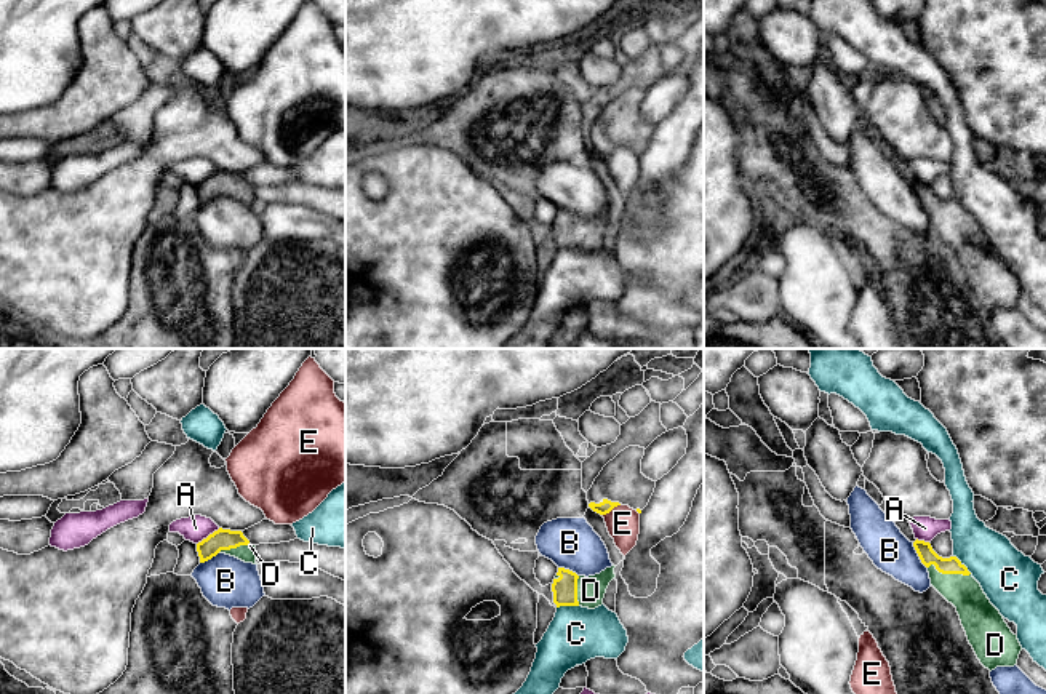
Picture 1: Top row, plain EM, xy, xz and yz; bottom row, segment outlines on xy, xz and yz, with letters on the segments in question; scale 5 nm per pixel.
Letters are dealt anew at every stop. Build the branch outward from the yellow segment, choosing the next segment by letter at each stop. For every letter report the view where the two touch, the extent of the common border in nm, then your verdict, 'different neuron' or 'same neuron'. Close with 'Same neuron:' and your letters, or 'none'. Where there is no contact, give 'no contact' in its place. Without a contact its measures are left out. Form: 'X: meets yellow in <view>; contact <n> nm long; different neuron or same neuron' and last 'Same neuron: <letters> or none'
A: meets yellow in xy; contact 150 nm long; different neuron
B: meets yellow in yz; contact 150 nm long; different neuron
C: meets yellow in xz; contact 110 nm long; different neuron
D: meets yellow in yz; contact 220 nm long; same neuron
E: meets yellow in xz; contact 120 nm long; different neuron
Same neuron: D

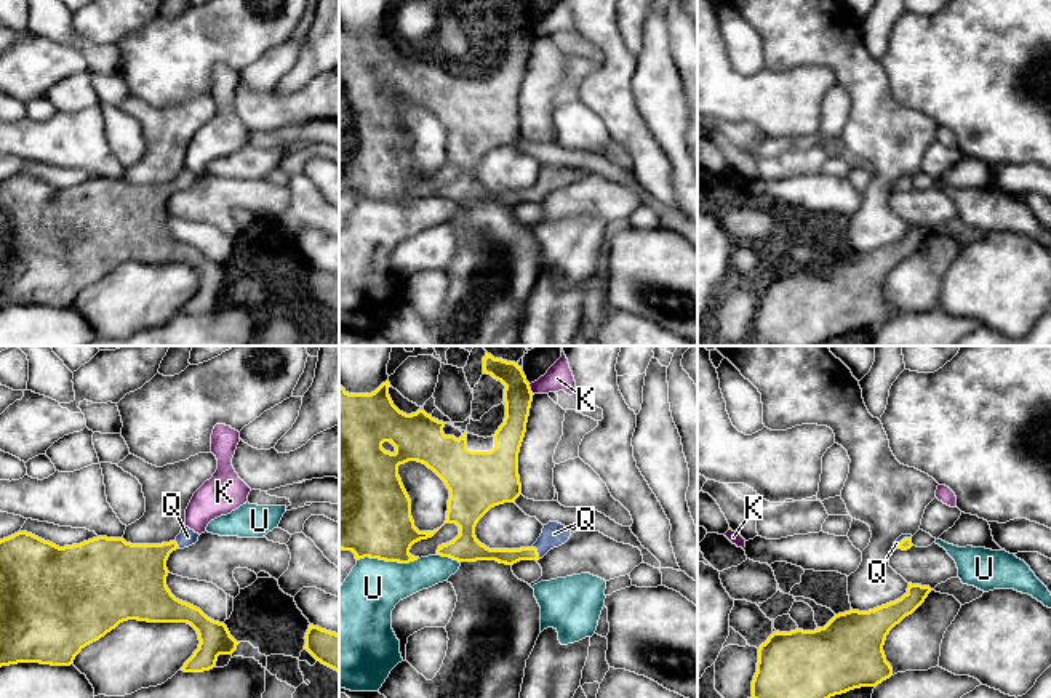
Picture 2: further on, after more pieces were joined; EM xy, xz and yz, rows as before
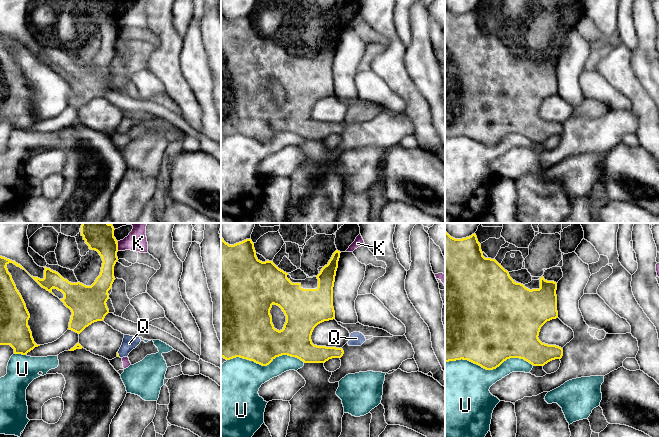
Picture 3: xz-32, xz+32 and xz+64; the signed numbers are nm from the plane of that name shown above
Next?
K: meets yellow in xz; contact 60 nm long; different neuron
Q: meets yellow in xz; contact 80 nm long; same neuron
U: meets yellow in xz; contact 320 nm long; different neuron
Same neuron: Q

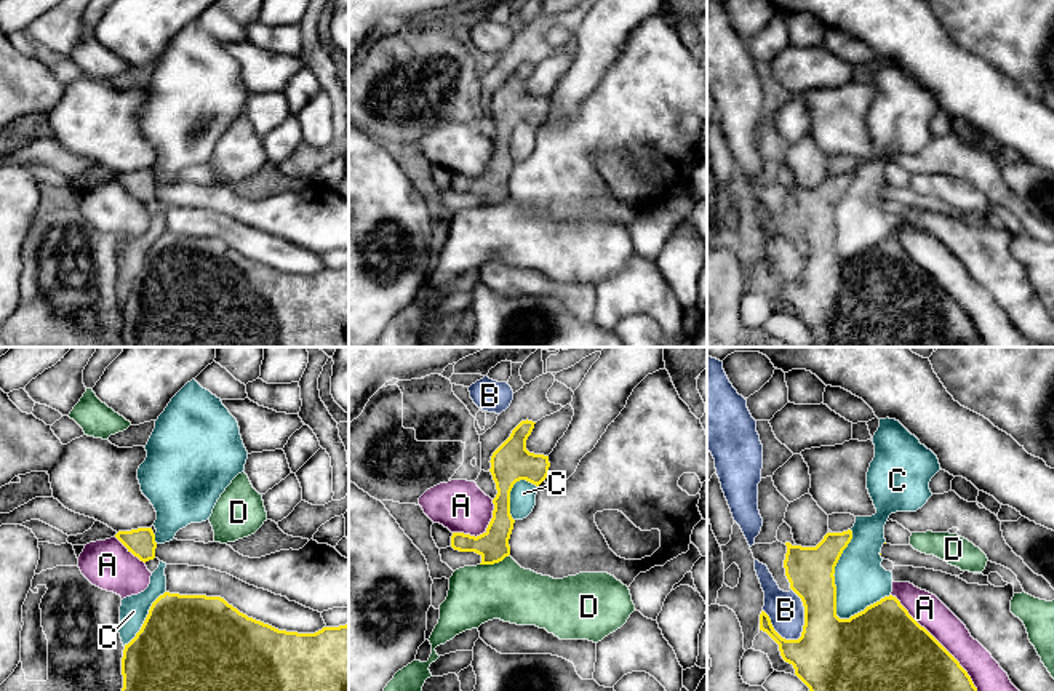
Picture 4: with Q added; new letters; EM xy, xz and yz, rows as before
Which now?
A: meets yellow in yz; contact 700 nm long; different neuron
B: meets yellow in yz; contact 260 nm long; different neuron
C: meets yellow in yz; contact 460 nm long; different neuron
D: meets yellow in xz; contact 160 nm long; different neuron
Same neuron: none

